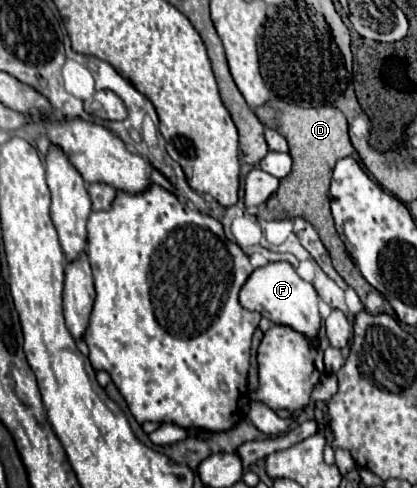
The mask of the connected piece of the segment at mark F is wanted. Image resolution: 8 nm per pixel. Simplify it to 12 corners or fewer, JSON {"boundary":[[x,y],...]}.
{"boundary":[[290,262],[256,268],[240,304],[308,338],[318,294]]}

